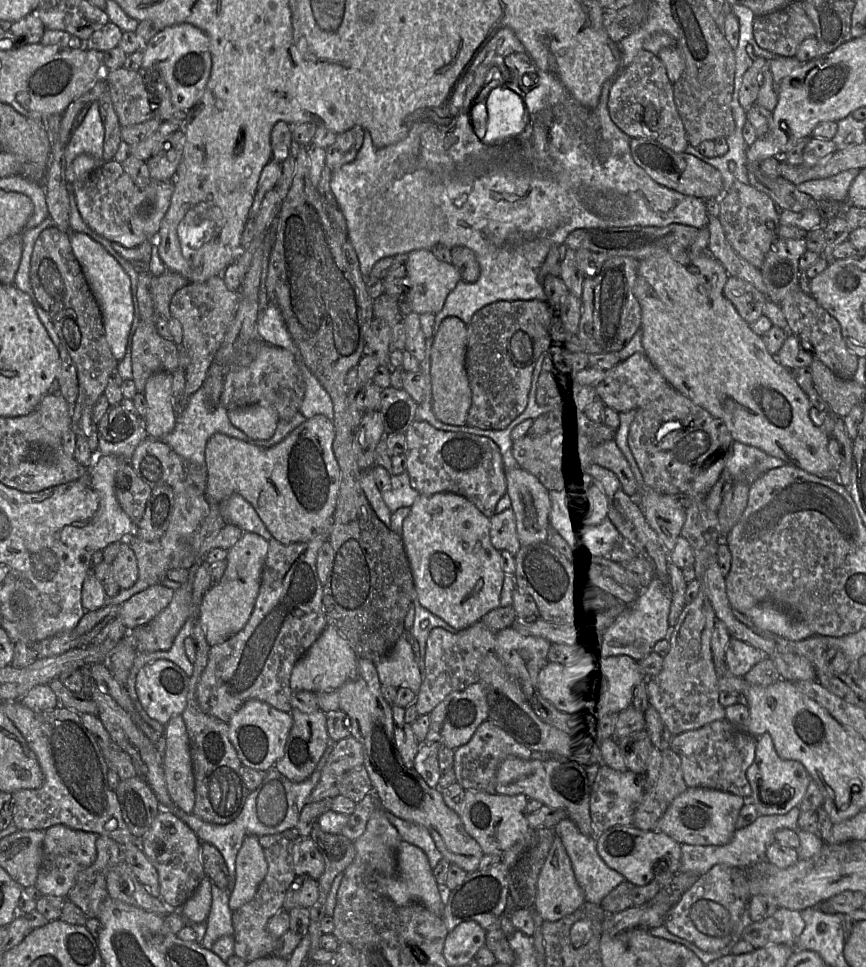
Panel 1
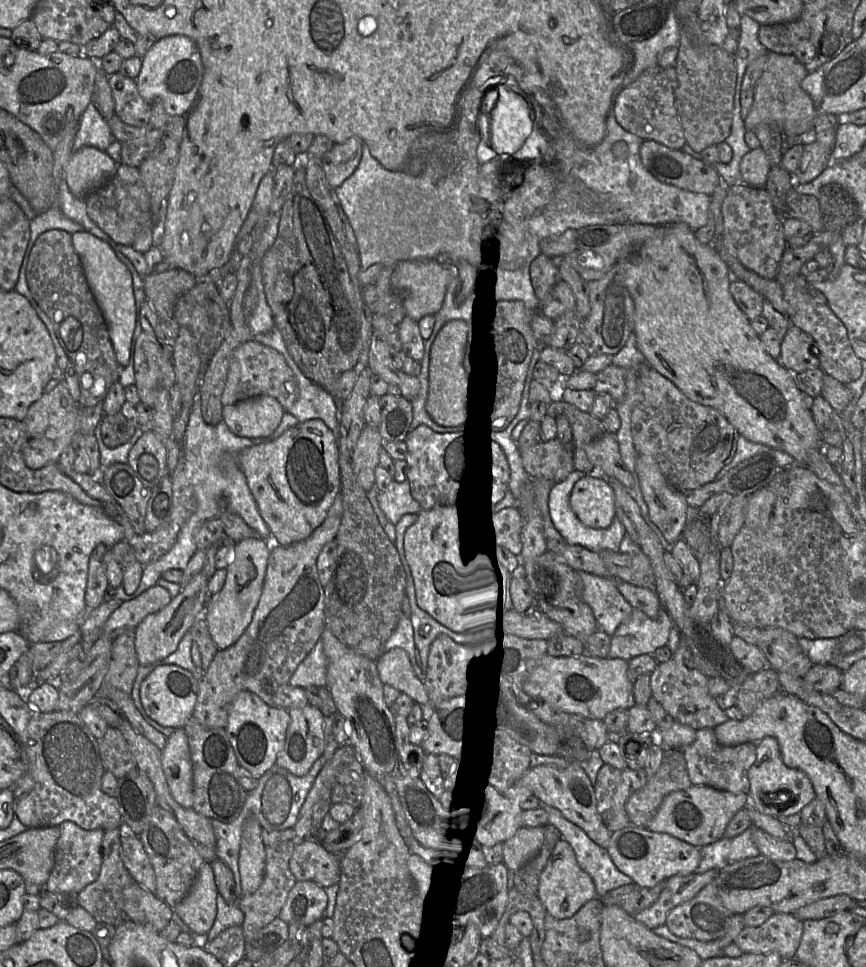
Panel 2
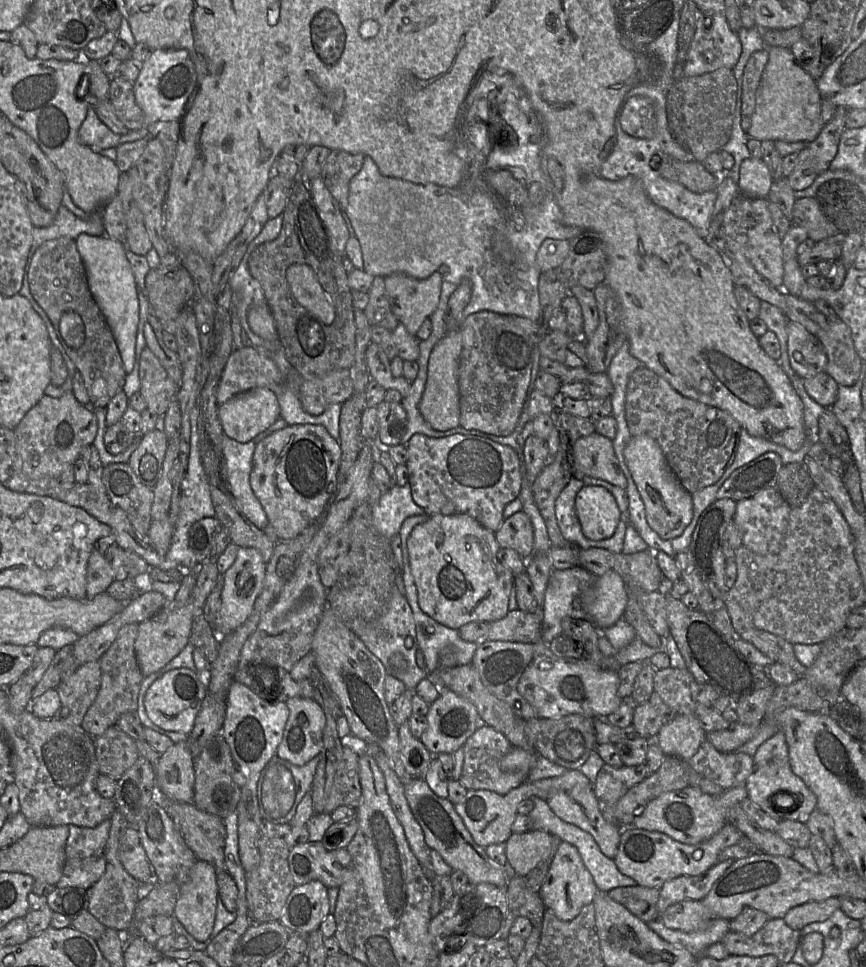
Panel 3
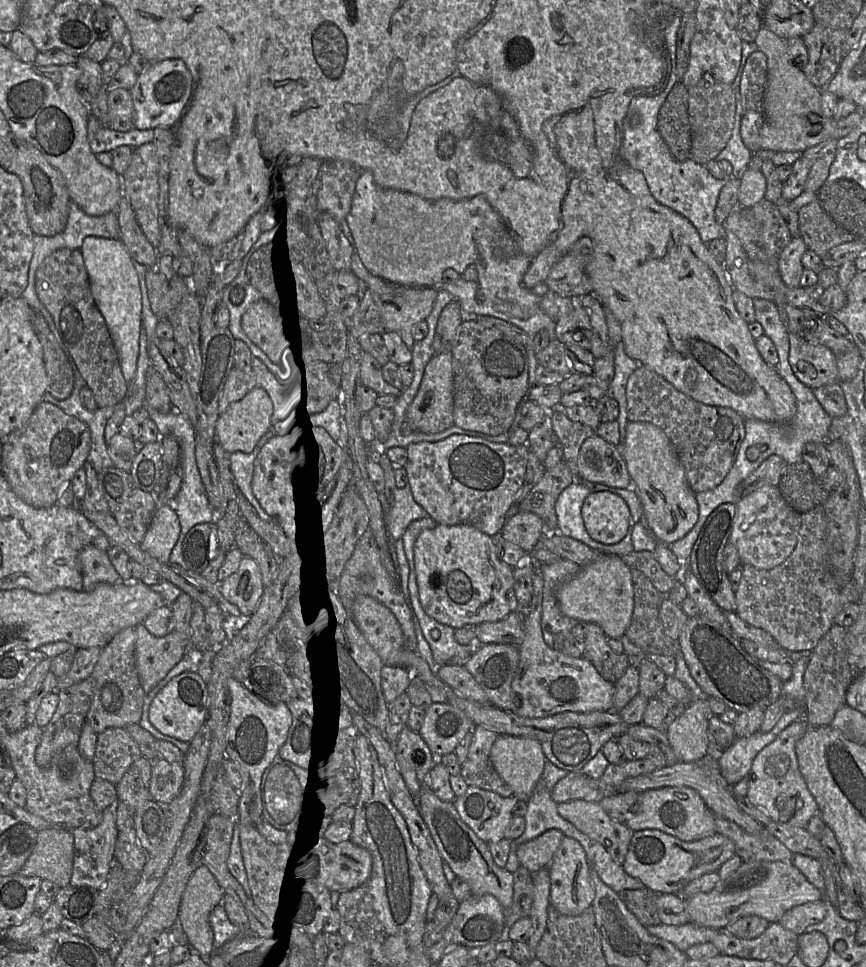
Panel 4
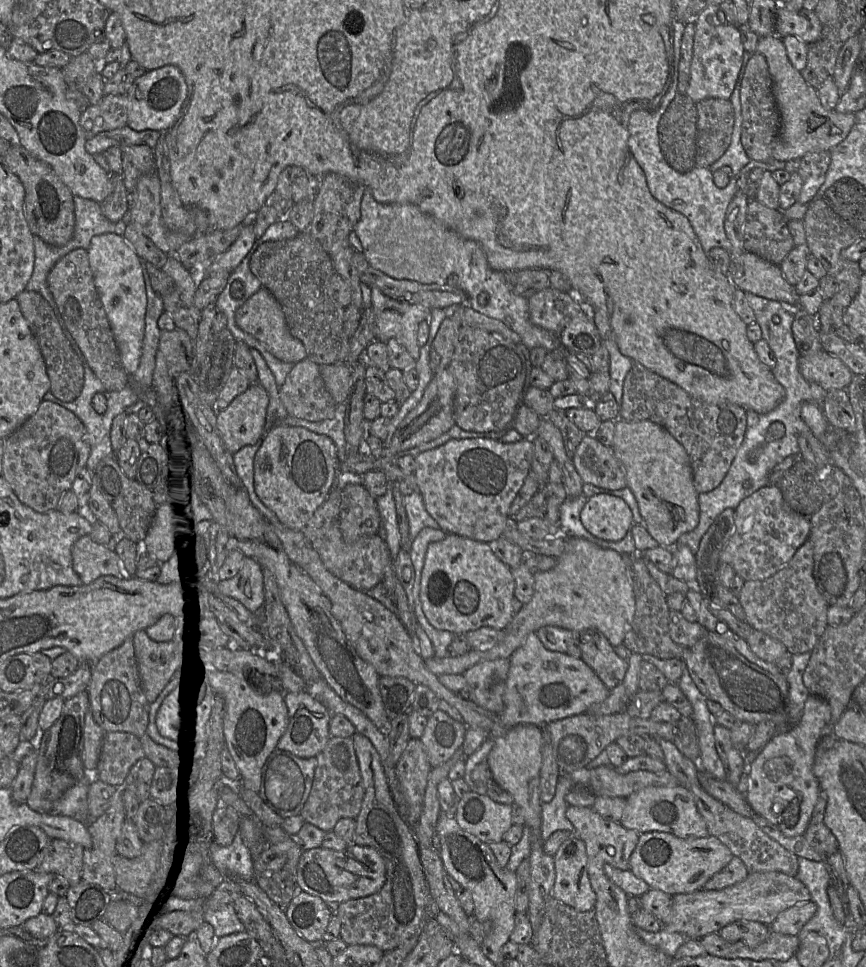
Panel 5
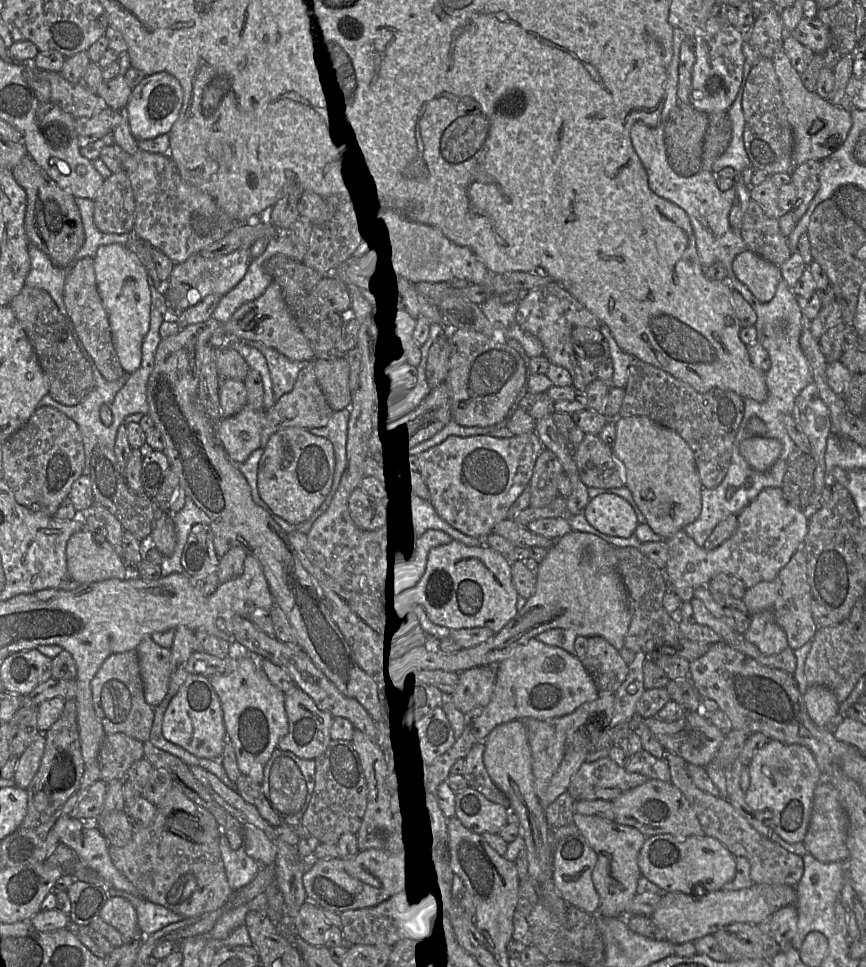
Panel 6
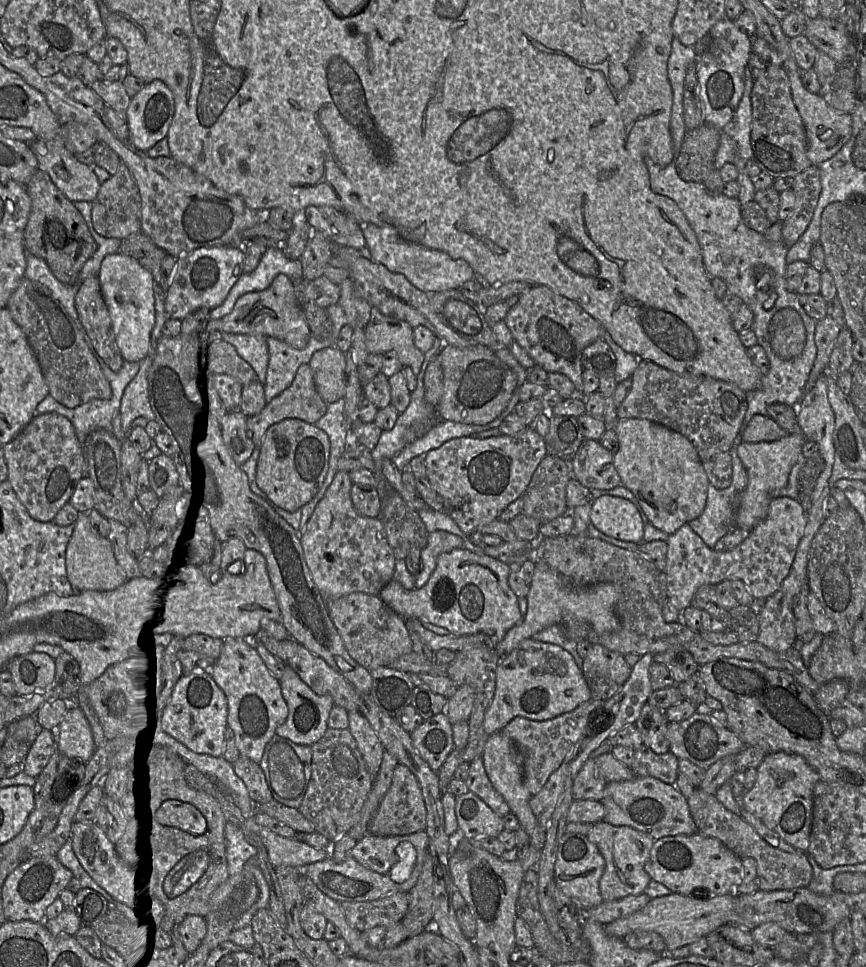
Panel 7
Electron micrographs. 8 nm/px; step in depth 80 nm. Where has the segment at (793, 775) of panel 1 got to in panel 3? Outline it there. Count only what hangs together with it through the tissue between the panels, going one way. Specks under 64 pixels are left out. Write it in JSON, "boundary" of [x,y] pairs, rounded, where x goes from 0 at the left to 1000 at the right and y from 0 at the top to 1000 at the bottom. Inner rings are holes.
{"boundary":[[[898,756],[874,775],[870,785],[868,799],[861,809],[864,825],[889,844],[890,842],[903,842],[904,848],[930,851],[933,844],[943,837],[943,825],[928,808],[916,799],[906,759]],[[900,819],[908,819],[917,823],[916,838],[898,837],[893,834],[890,825]]]}

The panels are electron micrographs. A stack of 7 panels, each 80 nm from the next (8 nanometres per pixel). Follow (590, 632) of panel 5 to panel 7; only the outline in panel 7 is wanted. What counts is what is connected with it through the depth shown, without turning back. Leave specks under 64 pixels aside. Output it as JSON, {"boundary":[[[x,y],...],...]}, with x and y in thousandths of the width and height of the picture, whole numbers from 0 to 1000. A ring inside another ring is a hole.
{"boundary":[[[686,665],[673,681],[672,694],[682,723],[700,725],[719,710],[729,698],[730,690],[717,675]]]}

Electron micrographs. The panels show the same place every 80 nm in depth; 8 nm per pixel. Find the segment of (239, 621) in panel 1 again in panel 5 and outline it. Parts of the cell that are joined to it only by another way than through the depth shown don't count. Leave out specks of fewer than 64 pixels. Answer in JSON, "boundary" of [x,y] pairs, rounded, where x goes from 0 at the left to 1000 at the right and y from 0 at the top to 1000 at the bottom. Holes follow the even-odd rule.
{"boundary":[[[282,576],[277,590],[269,598],[253,601],[254,612],[277,623],[290,634],[300,634],[306,625],[303,586],[290,576]]]}

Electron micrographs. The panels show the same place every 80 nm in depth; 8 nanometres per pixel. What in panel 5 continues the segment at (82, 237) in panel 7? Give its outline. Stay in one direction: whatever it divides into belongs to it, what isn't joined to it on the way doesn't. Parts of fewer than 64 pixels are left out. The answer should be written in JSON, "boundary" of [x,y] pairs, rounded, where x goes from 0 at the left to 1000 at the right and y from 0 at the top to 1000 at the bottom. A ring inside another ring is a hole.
{"boundary":[[[14,149],[3,164],[28,192],[28,221],[37,242],[58,253],[75,253],[83,246],[87,235],[85,202],[81,195],[54,169],[23,149]]]}

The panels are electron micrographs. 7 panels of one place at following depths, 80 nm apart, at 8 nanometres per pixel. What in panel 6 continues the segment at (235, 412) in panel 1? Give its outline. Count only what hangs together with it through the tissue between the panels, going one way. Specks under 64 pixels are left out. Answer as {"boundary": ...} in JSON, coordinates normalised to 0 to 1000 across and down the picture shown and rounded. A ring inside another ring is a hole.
{"boundary":[[[283,419],[273,428],[251,437],[252,456],[273,480],[282,478],[300,461],[304,424]]]}

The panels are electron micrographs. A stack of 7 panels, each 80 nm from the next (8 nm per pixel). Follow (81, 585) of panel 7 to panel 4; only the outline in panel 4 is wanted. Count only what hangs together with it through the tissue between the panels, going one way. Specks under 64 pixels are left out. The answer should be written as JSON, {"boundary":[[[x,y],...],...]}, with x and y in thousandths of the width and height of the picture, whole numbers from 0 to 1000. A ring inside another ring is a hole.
{"boundary":[[[106,562],[94,569],[90,581],[97,609],[107,608],[114,603],[134,603],[140,600],[124,574],[124,570],[111,567]]]}

